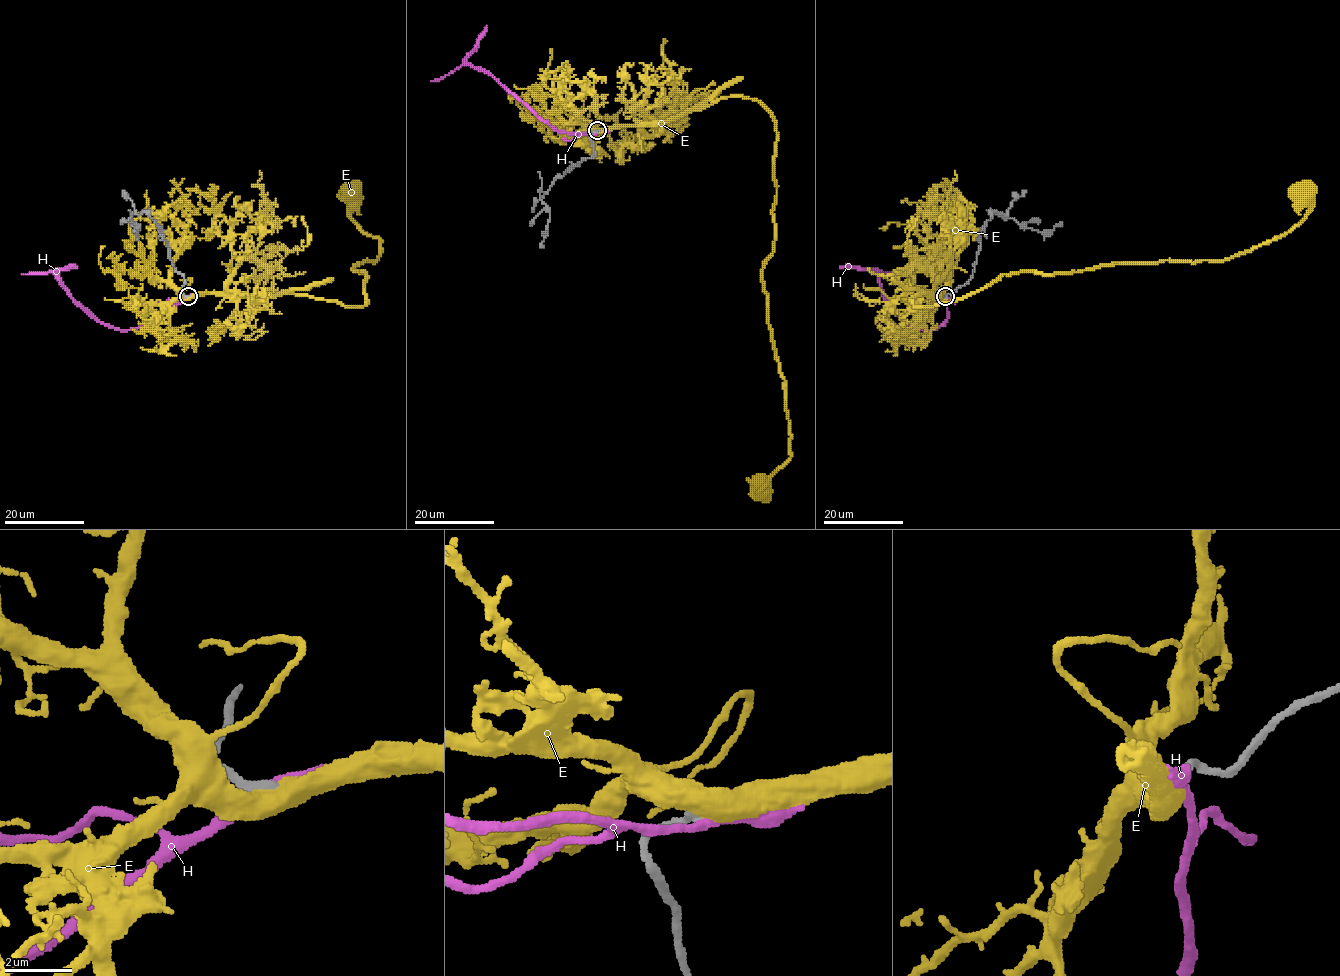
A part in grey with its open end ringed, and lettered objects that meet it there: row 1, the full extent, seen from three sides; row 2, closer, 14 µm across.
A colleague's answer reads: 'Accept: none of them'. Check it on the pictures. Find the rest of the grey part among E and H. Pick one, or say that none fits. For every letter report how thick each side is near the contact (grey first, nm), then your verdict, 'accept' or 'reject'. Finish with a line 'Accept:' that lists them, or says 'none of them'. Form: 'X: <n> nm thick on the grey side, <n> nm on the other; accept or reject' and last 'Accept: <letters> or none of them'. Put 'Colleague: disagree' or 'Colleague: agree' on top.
Colleague: agree
E: 360 nm thick on the grey side, 550 nm on the other; reject
H: 380 nm thick on the grey side, 320 nm on the other; reject
Accept: none of them

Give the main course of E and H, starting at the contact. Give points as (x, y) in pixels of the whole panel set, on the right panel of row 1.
E: (946, 296), (910, 300), (960, 300), (1015, 272), (1224, 260), (1284, 235), (1310, 208), (1304, 190)
H: (946, 296), (946, 320), (934, 329), (918, 329), (905, 322), (886, 301), (875, 270), (840, 268)

